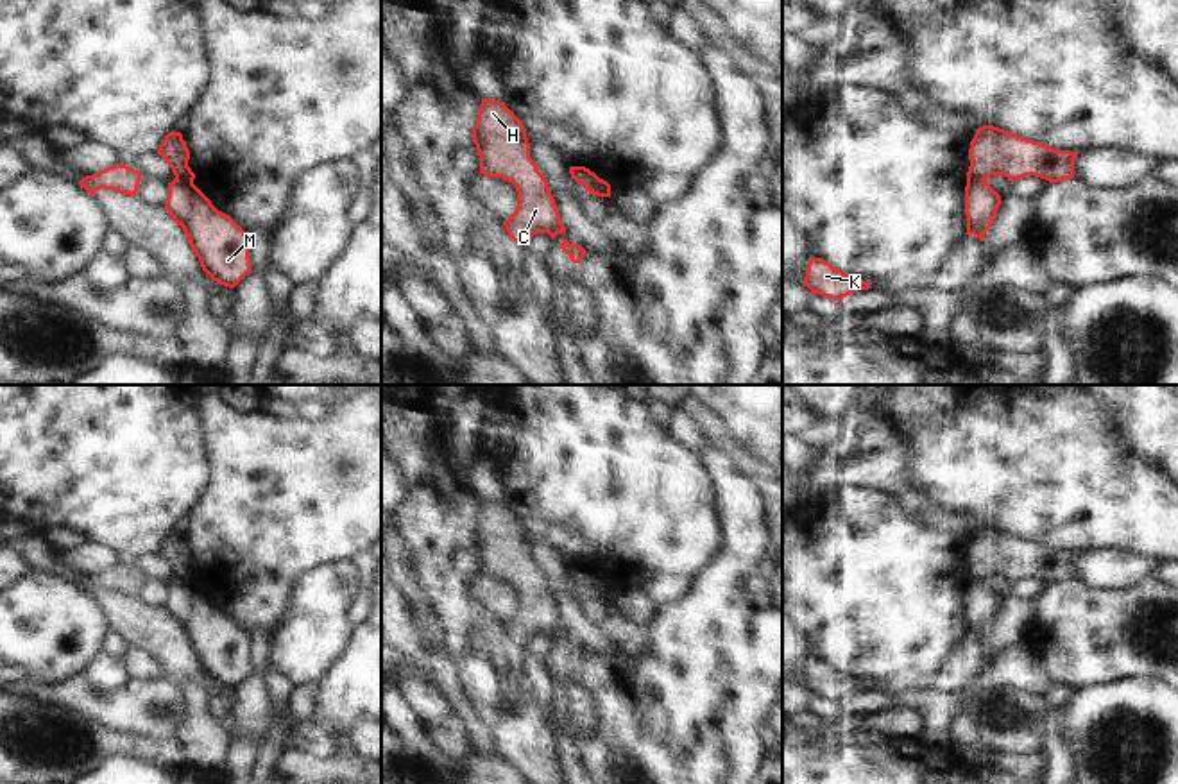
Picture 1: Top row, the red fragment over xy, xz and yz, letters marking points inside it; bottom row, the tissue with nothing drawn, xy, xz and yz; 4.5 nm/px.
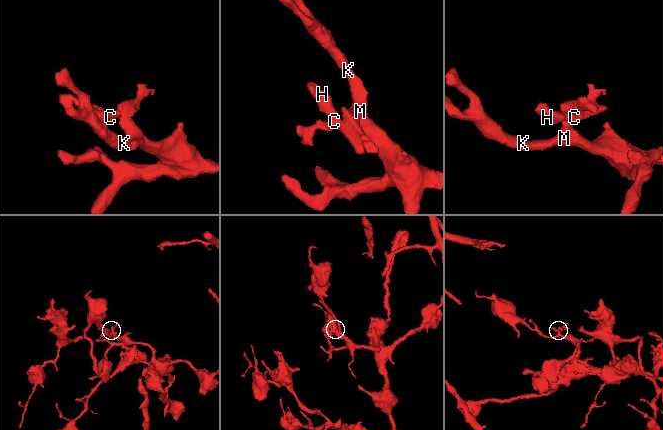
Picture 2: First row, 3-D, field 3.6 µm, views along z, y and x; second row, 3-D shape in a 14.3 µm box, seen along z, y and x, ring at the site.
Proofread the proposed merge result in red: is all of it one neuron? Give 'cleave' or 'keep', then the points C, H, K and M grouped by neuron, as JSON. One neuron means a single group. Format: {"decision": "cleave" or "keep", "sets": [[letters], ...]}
{"decision": "cleave", "sets": [["C", "H"], ["K", "M"]]}

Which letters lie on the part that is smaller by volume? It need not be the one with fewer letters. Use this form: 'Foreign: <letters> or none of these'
Foreign: C, H

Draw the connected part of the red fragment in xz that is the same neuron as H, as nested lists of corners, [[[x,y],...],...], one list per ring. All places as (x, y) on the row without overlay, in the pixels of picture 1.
[[[482,499],[473,542],[480,575],[501,578],[517,592],[517,609],[503,621],[508,637],[517,646],[526,646],[537,634],[548,634],[551,641],[559,634],[566,635],[548,582],[530,558],[526,530],[505,503]]]

